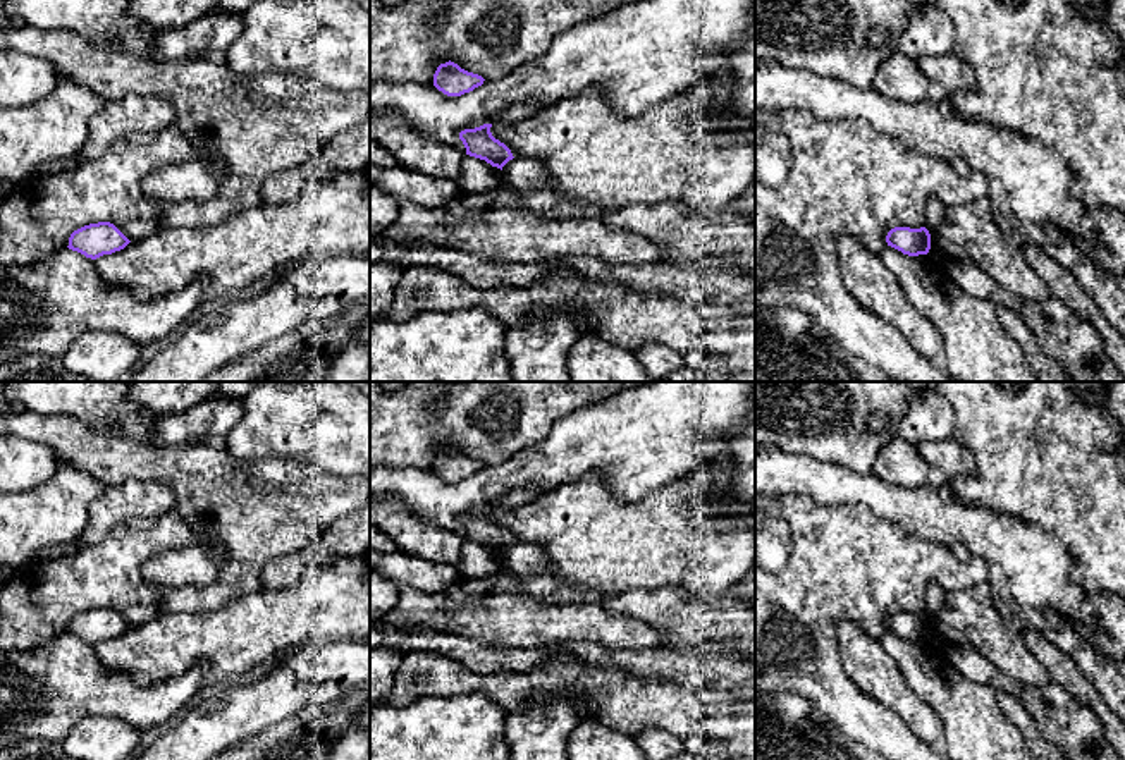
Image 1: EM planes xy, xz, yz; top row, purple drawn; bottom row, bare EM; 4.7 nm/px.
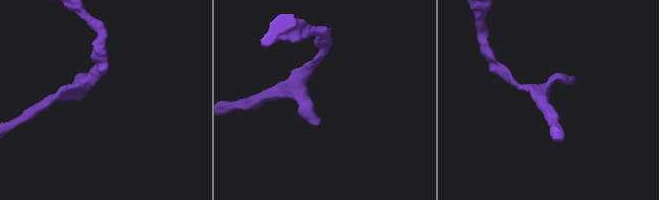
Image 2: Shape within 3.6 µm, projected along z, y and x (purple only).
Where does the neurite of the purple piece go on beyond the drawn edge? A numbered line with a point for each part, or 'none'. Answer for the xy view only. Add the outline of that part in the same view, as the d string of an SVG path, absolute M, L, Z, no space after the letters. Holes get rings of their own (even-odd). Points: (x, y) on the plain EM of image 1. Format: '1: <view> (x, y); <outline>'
none

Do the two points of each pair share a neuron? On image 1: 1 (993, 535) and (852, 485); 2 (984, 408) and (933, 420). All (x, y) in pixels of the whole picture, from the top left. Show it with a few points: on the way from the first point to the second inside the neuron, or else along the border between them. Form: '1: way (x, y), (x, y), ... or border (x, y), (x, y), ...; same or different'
1: way (959, 521), (886, 499); same
2: border (945, 399), (955, 415), (953, 437); different

